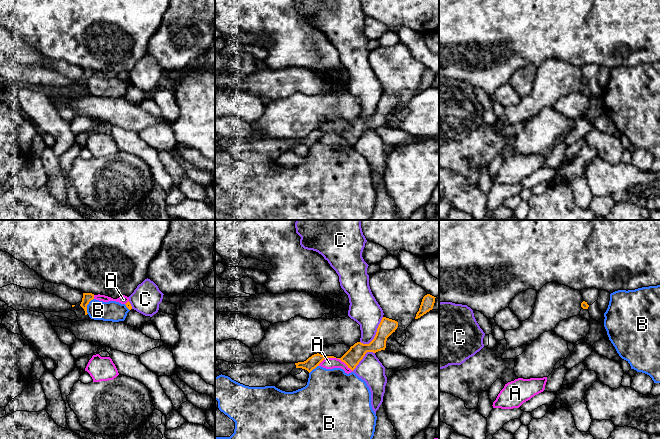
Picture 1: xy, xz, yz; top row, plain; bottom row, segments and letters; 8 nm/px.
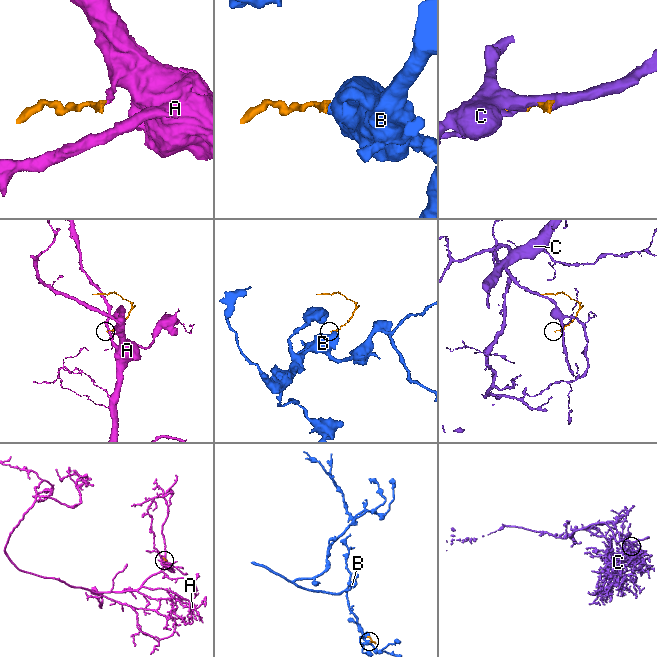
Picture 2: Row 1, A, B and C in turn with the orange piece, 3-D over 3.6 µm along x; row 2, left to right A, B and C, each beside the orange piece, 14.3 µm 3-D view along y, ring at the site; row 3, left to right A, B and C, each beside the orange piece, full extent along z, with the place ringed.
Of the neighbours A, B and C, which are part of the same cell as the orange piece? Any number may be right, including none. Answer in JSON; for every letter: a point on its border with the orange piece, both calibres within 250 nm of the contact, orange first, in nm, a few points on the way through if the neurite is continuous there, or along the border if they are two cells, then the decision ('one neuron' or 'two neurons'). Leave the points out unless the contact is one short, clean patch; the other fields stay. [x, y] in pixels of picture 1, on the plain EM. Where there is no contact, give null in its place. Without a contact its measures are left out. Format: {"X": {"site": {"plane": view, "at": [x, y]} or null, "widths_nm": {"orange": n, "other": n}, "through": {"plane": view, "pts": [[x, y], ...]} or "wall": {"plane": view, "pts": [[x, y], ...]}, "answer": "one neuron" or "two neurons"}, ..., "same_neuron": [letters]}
{"A": {"site": {"plane": "xz", "at": [335, 133]}, "widths_nm": {"orange": 100, "other": 100}, "wall": {"plane": "xz", "pts": [[318, 140], [326, 134], [339, 134], [352, 147]]}, "answer": "two neurons"}, "B": {"site": {"plane": "xy", "at": [86, 82]}, "widths_nm": {"orange": 80, "other": 160}, "wall": {"plane": "xy", "pts": [[93, 74], [87, 81], [87, 89]]}, "answer": "two neurons"}, "C": {"site": {"plane": "xz", "at": [376, 110]}, "widths_nm": {"orange": 140, "other": 240}, "answer": "two neurons"}, "same_neuron": []}

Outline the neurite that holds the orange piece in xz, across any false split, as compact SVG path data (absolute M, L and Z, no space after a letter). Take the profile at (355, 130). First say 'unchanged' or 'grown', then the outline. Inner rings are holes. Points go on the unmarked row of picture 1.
unchanged; M383 93L374 115L369 120L357 118L341 134L337 135L340 135L353 147L367 128L376 129L385 126L387 114L395 108L397 103L397 97Z

